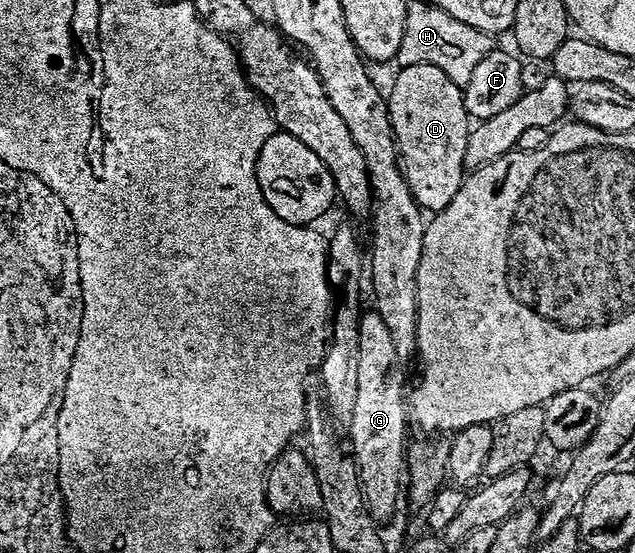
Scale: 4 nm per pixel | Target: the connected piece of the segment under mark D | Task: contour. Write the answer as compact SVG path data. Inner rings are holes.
M432 63L401 66L398 71L387 97L404 176L421 208L442 211L456 197L465 179L463 162L471 116L464 105L462 87Z

